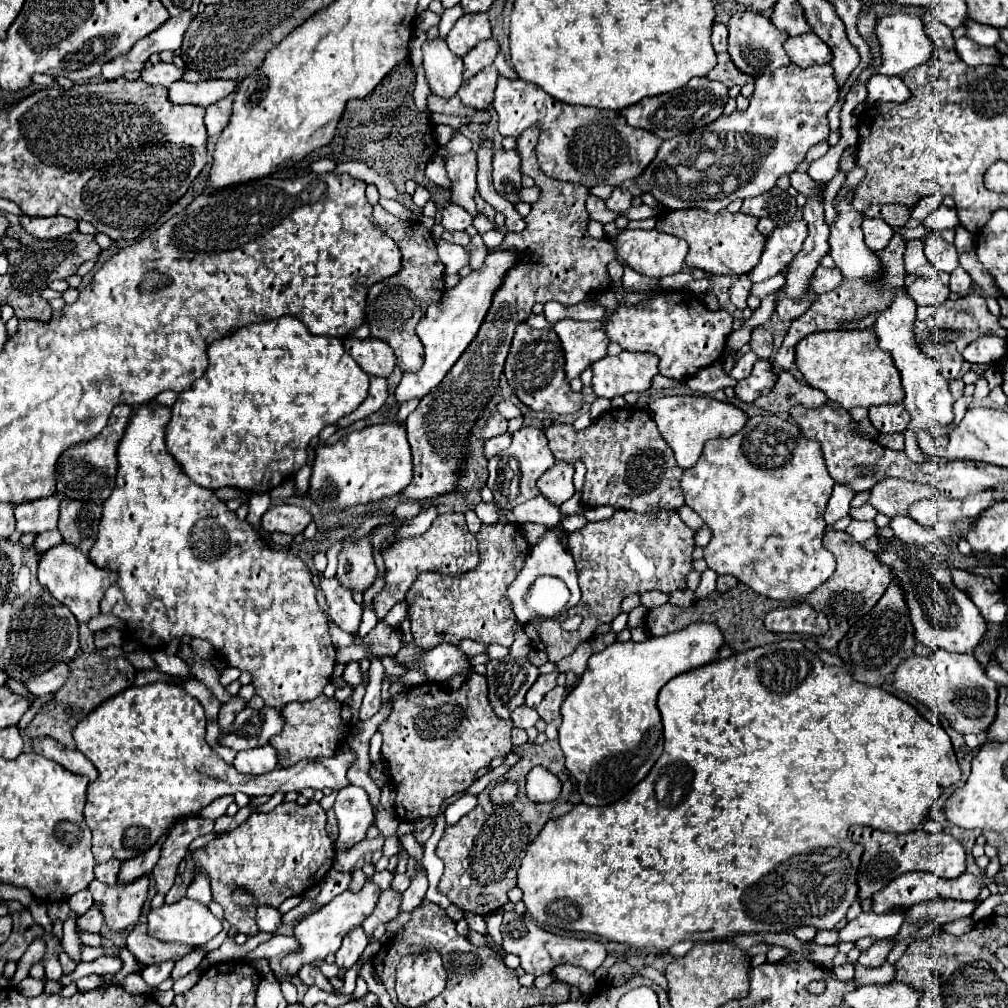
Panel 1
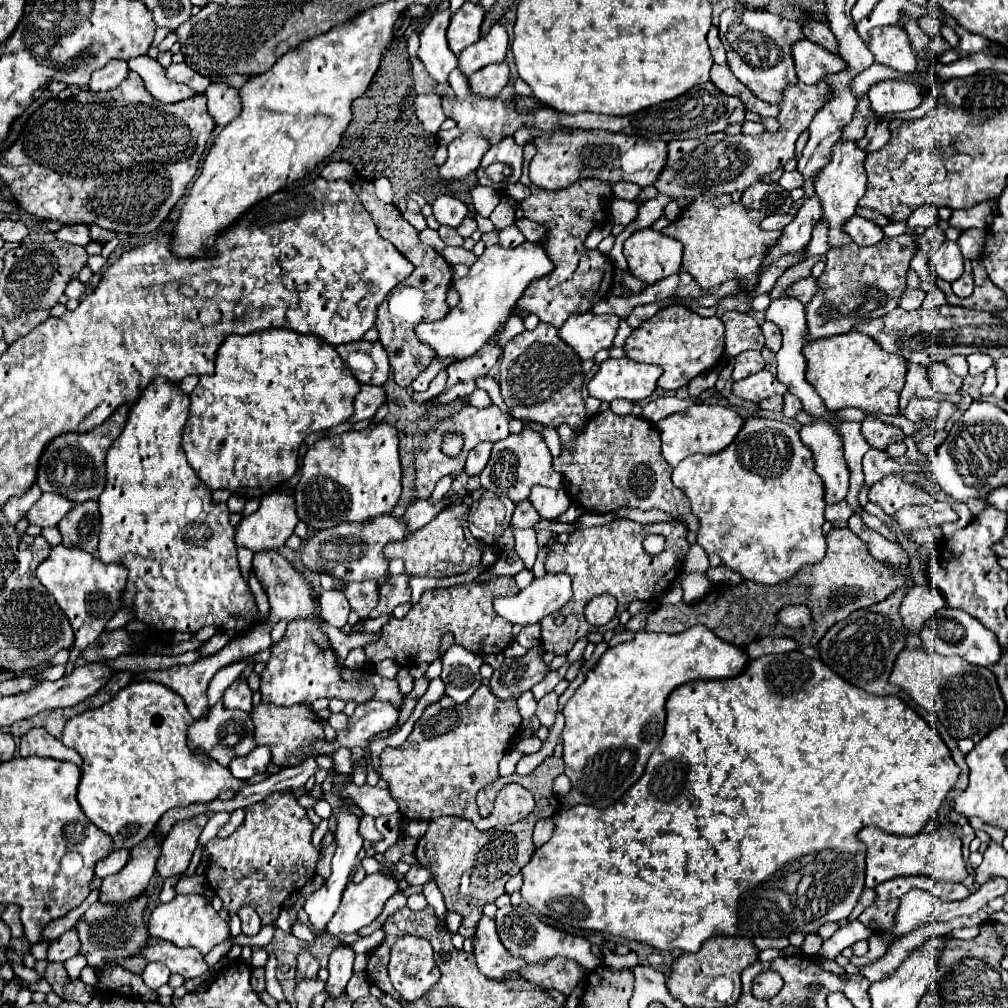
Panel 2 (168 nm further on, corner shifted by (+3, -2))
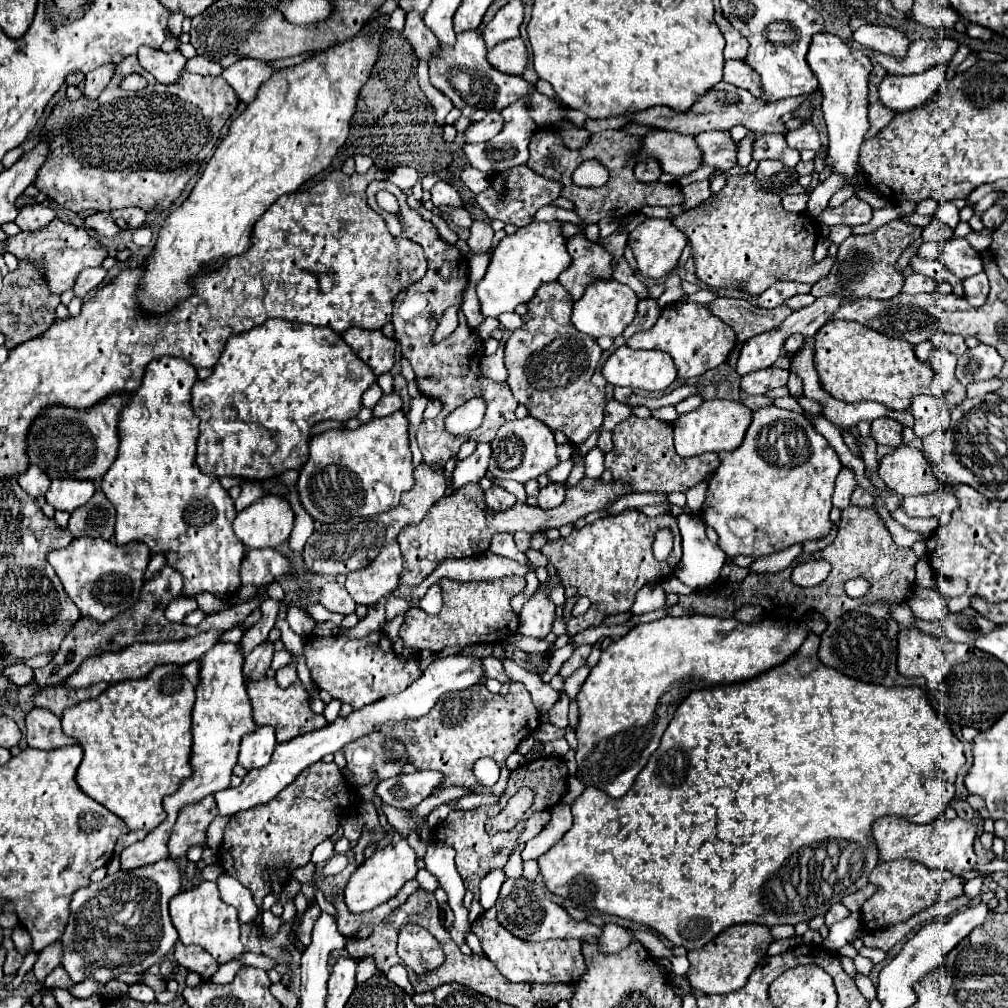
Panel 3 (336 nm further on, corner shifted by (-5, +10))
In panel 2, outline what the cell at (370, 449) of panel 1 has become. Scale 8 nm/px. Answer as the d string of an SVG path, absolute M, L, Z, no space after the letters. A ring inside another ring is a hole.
M381 422L359 432L345 432L317 440L303 458L301 480L295 490L297 516L315 530L331 528L339 522L365 522L379 514L389 514L401 496L401 464L399 464L397 428Z

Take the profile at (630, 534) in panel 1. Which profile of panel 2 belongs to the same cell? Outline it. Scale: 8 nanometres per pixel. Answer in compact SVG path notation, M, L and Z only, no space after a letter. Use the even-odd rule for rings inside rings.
M613 520L605 526L593 526L585 530L577 530L569 536L567 544L553 544L553 550L549 558L545 560L547 572L567 572L573 580L573 598L569 604L565 604L559 614L565 618L561 626L555 624L555 614L549 614L541 620L541 646L543 650L555 652L555 654L567 654L573 644L587 636L593 630L599 630L601 634L607 630L613 630L619 620L617 616L627 610L629 602L633 600L655 600L661 596L669 584L673 582L673 576L677 578L681 572L681 564L689 552L691 544L687 540L687 528L683 522L657 522L657 524L639 524L633 520ZM651 534L665 536L665 550L661 554L647 554L643 550L643 540ZM599 594L611 594L617 598L617 616L607 626L595 628L591 626L585 616L585 604L599 596Z

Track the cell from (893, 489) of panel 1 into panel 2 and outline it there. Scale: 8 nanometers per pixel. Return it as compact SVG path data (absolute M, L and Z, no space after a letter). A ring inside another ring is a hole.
M897 474L885 476L883 480L875 482L869 490L869 500L877 506L881 506L887 514L895 514L903 506L909 504L929 504L933 498L925 492L919 490L907 482L901 482Z

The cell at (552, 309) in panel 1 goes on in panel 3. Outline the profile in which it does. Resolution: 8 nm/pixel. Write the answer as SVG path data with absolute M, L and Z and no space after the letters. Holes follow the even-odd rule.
M506 312L498 317L500 324L511 331L521 327L522 317L515 312Z

